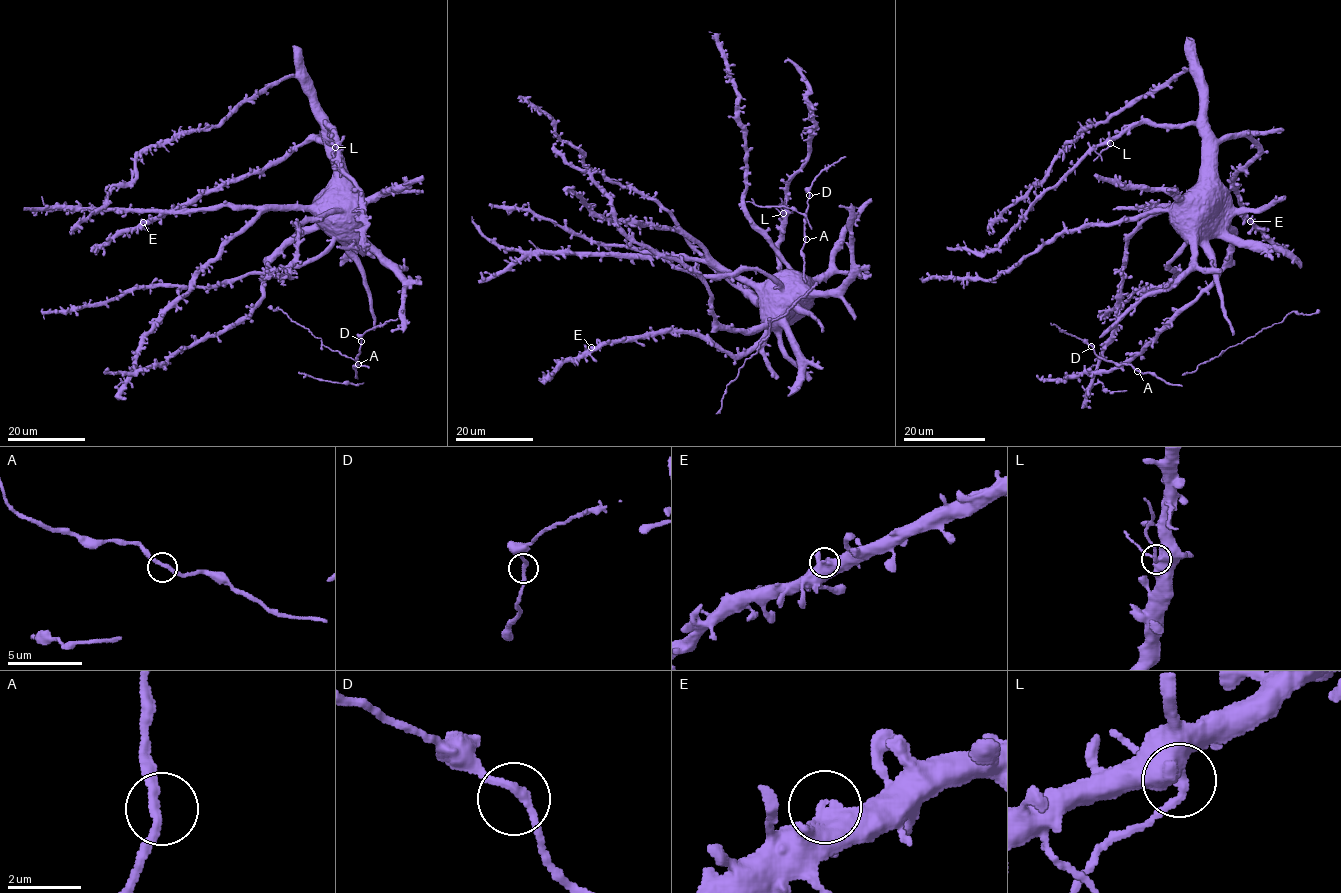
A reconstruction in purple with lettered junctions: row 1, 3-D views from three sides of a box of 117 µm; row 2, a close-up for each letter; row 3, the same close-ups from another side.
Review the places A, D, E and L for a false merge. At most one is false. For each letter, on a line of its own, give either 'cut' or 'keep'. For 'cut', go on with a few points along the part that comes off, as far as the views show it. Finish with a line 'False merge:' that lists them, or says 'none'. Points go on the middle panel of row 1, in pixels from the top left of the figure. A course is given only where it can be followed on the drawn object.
A: keep
D: keep
E: keep
L: cut | (782, 213), (779, 197)
False merge: L

